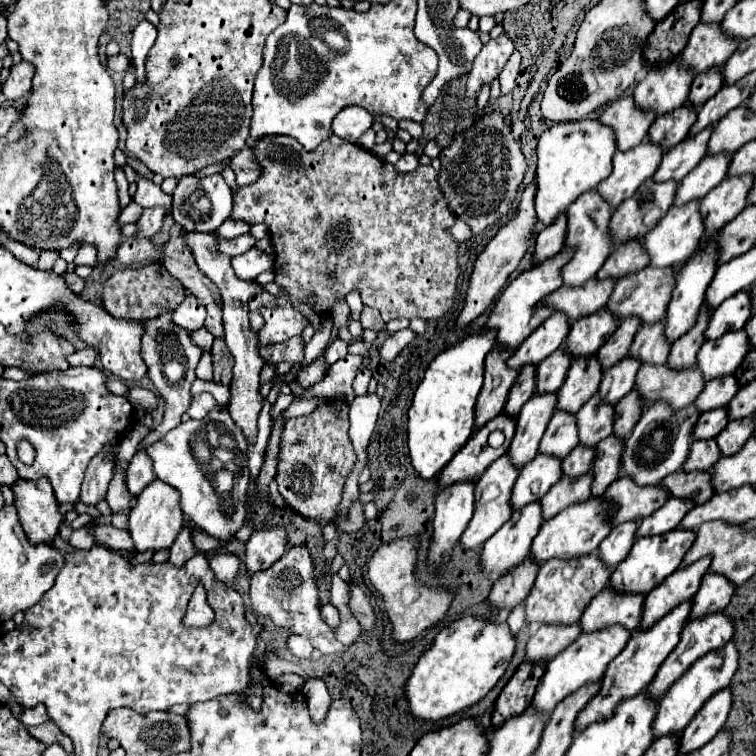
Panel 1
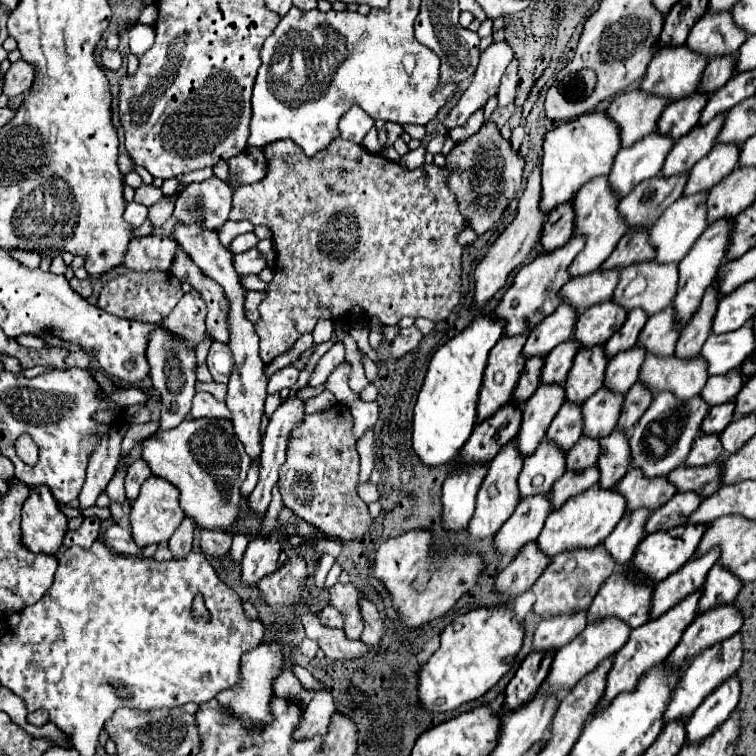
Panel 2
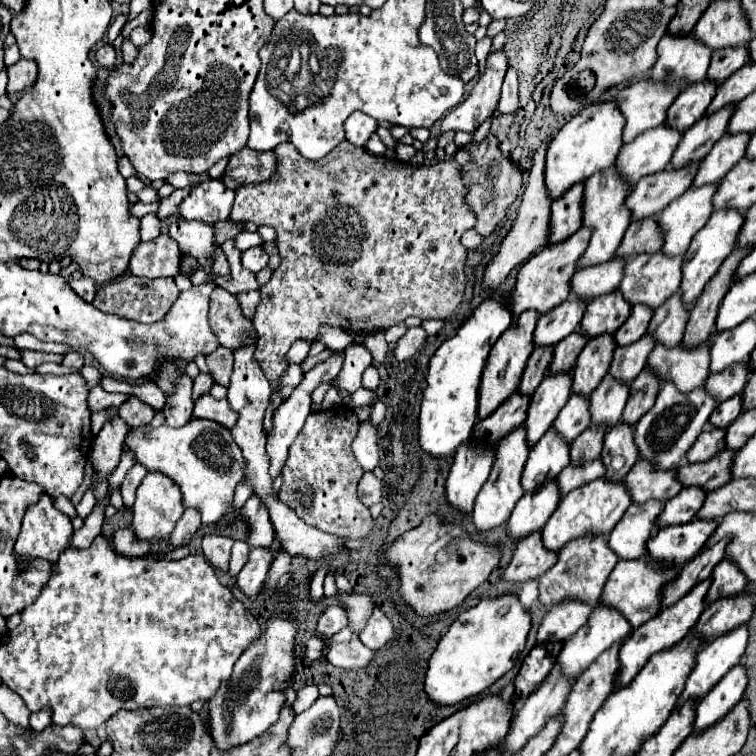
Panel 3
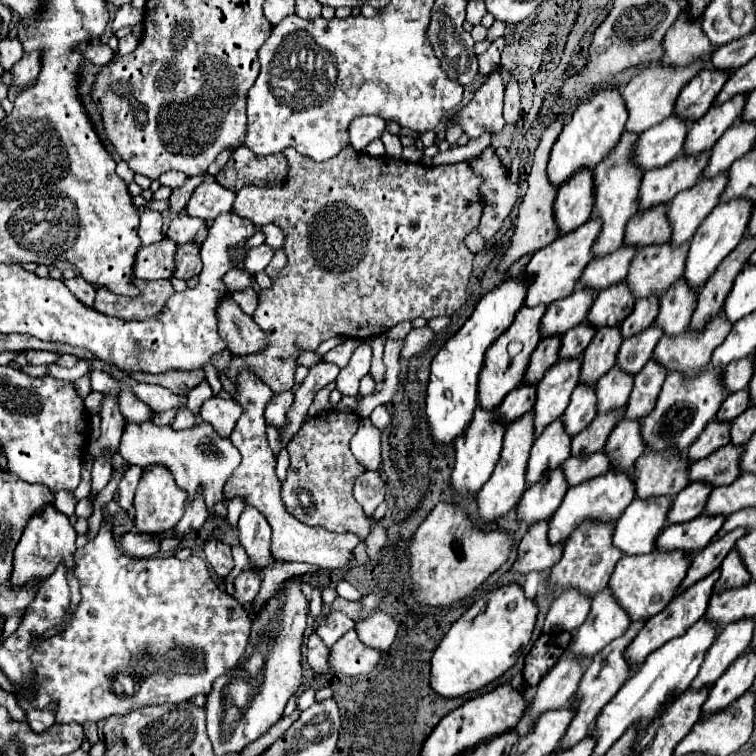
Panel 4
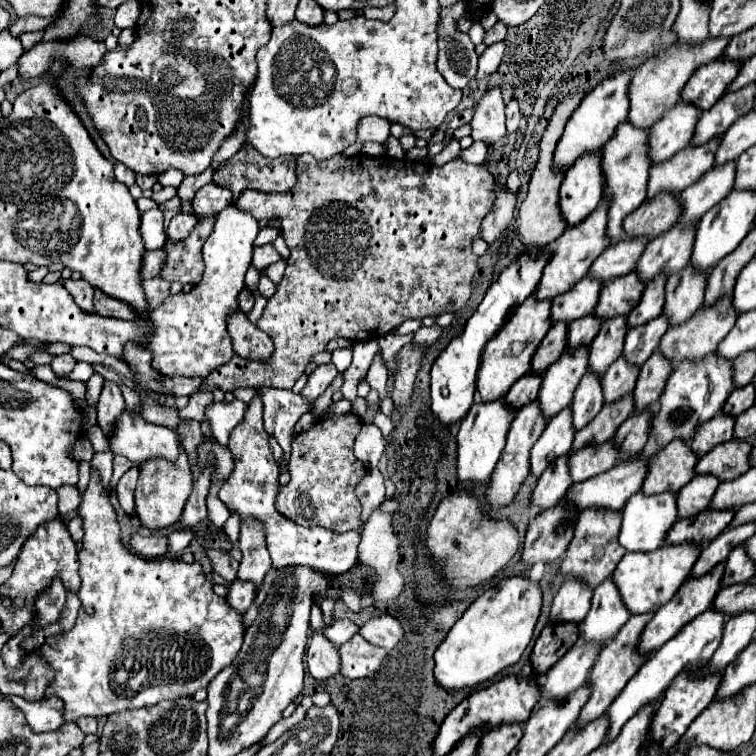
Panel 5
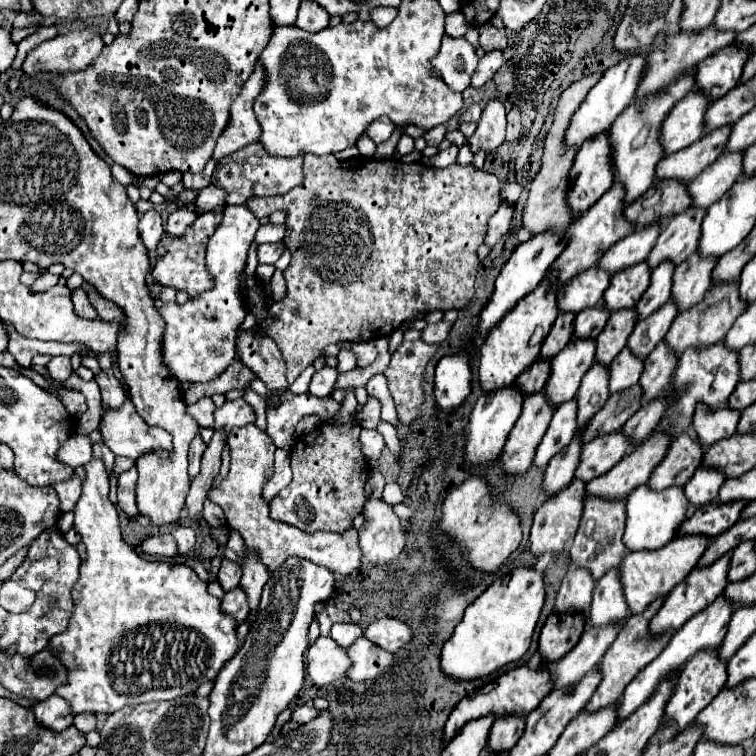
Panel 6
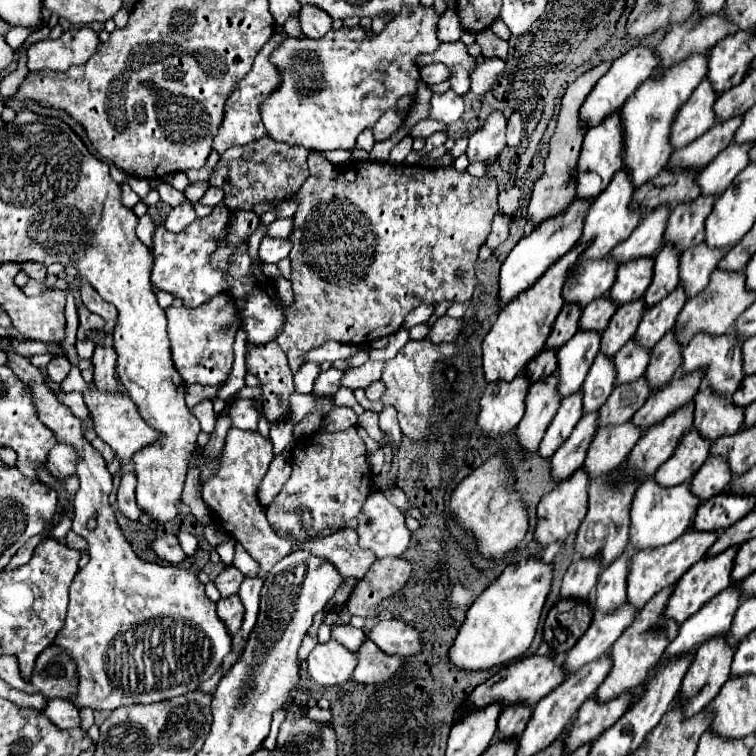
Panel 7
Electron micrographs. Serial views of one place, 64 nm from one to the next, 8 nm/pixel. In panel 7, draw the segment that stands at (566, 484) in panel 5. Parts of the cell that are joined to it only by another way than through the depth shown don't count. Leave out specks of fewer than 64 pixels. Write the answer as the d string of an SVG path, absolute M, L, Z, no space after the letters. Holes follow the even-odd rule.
M598 410L584 414L568 436L568 440L556 450L556 454L552 456L552 476L556 478L556 482L562 482L564 478L572 476L572 472L584 464L590 442L594 440L594 434L598 430L598 422Z

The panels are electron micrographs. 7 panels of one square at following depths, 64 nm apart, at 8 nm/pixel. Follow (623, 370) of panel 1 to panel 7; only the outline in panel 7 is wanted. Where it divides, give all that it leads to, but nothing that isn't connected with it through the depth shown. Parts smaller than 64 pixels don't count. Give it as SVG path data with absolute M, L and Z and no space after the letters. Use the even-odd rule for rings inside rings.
M678 286L664 300L648 308L636 330L636 336L634 336L636 342L642 344L644 348L654 348L656 342L674 328L676 316L680 314L680 308L684 304L686 304L686 292L682 286Z

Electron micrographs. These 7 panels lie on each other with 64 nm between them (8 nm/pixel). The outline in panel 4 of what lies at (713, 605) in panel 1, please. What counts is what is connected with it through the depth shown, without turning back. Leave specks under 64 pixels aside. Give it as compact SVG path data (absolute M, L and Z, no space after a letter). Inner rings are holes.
M732 550L720 566L720 578L714 586L714 592L724 592L726 588L740 588L740 586L748 584L750 578L752 576L744 568L744 562L742 562L738 550Z

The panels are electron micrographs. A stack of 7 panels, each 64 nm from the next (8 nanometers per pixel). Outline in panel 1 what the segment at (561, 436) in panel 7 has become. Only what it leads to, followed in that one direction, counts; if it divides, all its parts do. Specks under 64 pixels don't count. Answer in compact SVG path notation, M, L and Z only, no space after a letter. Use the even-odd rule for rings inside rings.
M542 452L536 454L522 470L516 480L514 492L512 492L512 506L522 508L524 504L532 500L540 500L552 484L556 484L562 478L562 460L556 460L556 456L544 456Z

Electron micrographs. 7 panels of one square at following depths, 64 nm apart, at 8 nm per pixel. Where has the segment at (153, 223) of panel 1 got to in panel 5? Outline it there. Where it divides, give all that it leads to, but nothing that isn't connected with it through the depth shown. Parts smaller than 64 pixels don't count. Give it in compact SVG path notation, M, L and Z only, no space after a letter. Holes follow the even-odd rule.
M206 168L206 172L198 174L198 176L184 176L182 184L178 186L178 196L182 198L182 202L188 202L192 200L192 196L202 188L206 186L208 182L212 182L212 168Z

